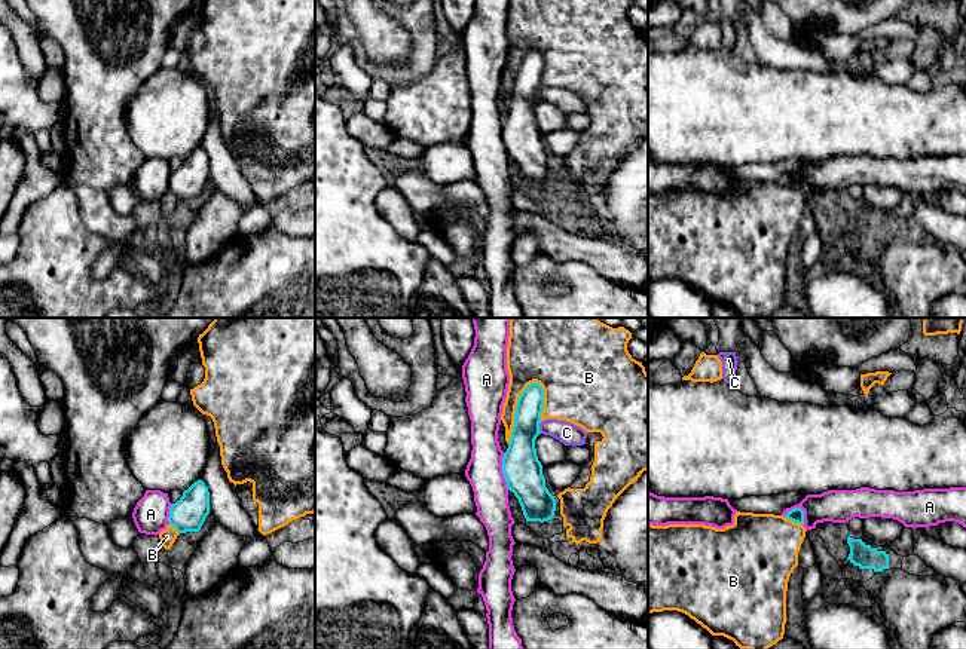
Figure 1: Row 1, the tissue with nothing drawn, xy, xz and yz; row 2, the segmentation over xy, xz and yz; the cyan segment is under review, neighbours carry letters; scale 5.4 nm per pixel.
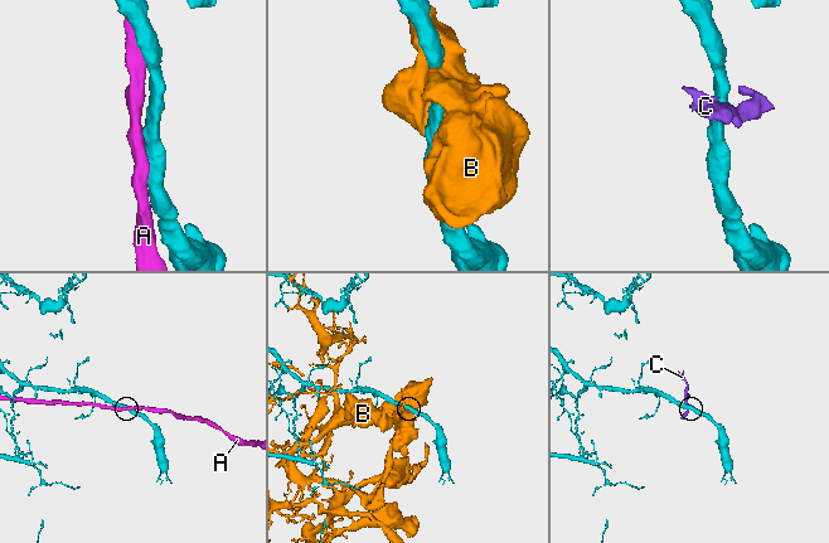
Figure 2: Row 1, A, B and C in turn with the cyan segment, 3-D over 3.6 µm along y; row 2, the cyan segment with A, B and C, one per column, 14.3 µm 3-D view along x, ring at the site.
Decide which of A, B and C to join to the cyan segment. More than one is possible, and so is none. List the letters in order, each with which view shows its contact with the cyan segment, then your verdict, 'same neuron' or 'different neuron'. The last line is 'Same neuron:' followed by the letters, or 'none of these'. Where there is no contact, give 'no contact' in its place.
A: contact in xz; different neuron
B: contact in xz; different neuron
C: contact in xz; different neuron
Same neuron: none of these

